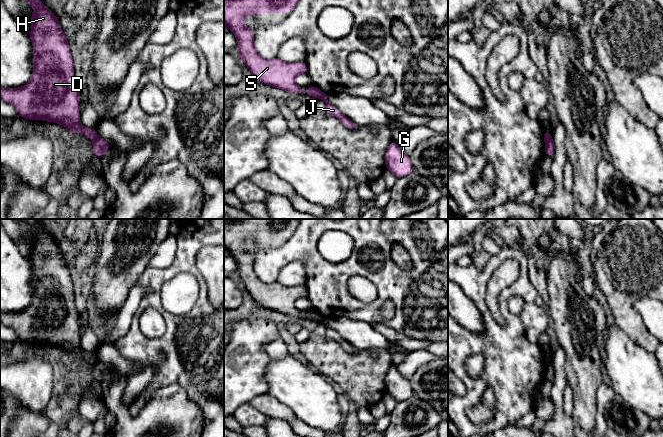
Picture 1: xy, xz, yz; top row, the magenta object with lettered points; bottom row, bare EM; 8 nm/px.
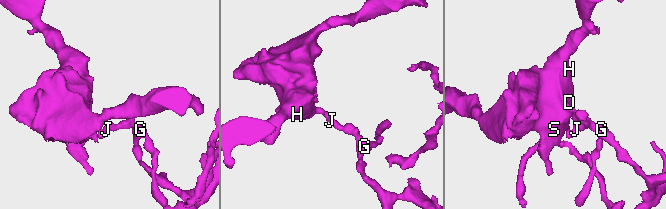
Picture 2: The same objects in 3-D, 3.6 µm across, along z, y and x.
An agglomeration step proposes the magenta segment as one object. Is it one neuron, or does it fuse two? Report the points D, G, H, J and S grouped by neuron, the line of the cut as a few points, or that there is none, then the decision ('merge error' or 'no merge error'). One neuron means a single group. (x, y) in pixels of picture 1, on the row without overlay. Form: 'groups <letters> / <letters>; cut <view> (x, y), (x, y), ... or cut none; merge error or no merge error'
groups D H S / G J; cut yz (551, 360), (545, 366); merge error

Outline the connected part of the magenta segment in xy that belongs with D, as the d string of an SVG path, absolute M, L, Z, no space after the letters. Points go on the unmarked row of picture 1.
M18 219L22 220L33 229L33 240L31 243L31 257L29 261L33 266L33 299L32 303L23 311L19 312L0 312L0 321L10 327L17 334L19 341L28 344L45 344L46 346L56 346L66 350L73 358L82 357L95 365L99 360L96 354L84 351L80 347L78 329L80 325L80 313L75 306L73 283L67 266L67 260L62 255L59 243L47 232L40 224L39 219Z

